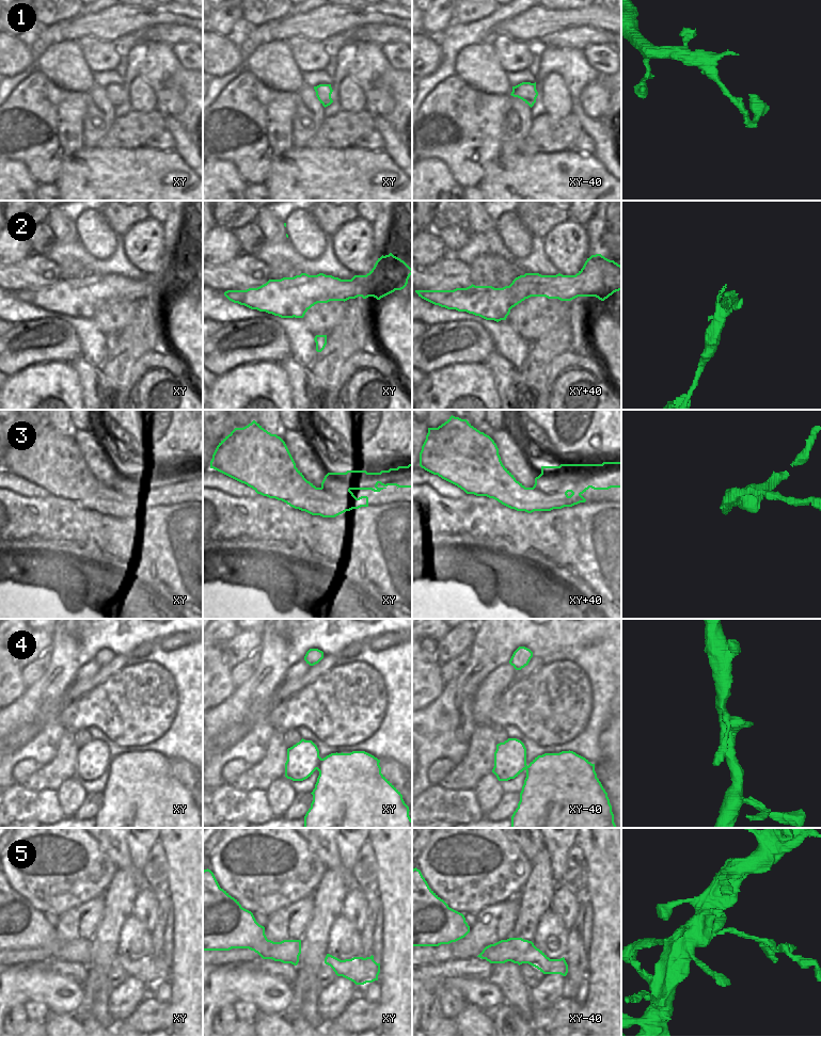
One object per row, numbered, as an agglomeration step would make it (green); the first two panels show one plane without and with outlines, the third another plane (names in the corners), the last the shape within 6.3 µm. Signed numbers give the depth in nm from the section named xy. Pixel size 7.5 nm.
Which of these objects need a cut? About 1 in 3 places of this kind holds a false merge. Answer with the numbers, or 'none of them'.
2, 3, 5

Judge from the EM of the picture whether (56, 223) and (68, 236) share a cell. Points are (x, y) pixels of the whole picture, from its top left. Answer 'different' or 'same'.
same

